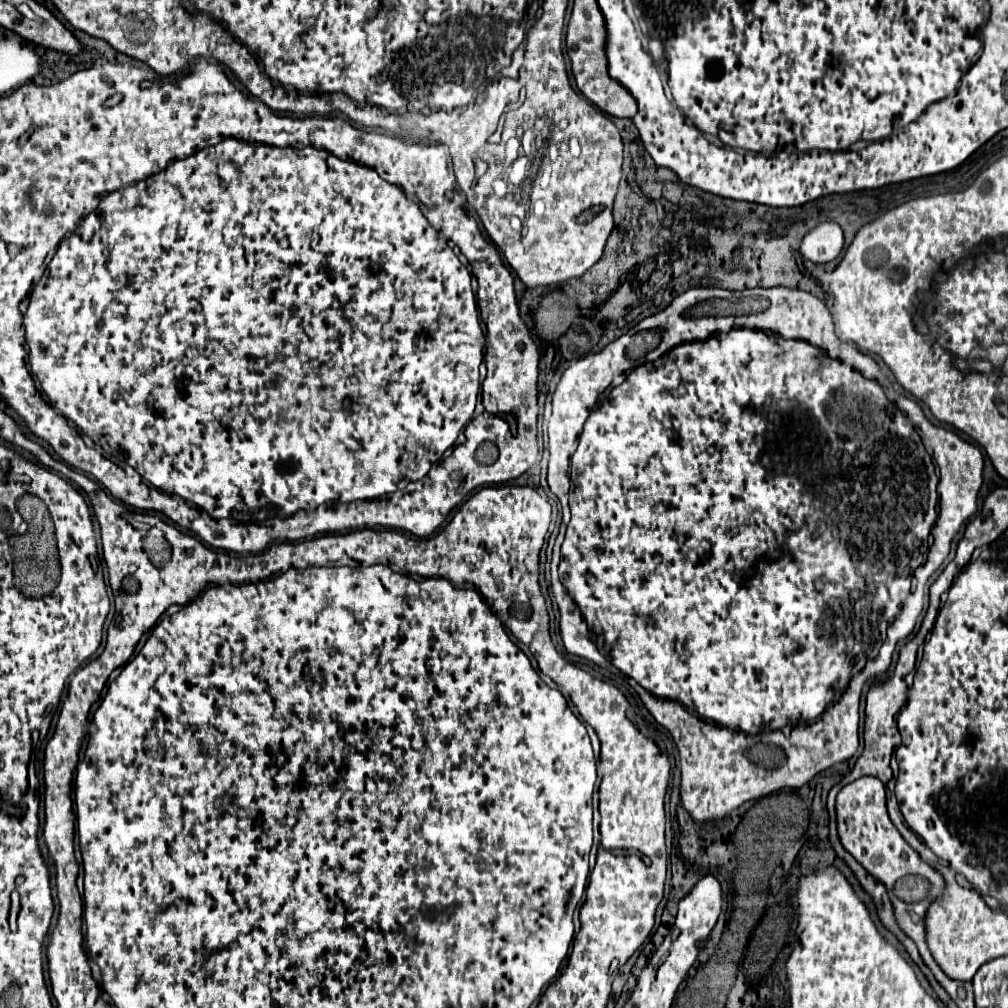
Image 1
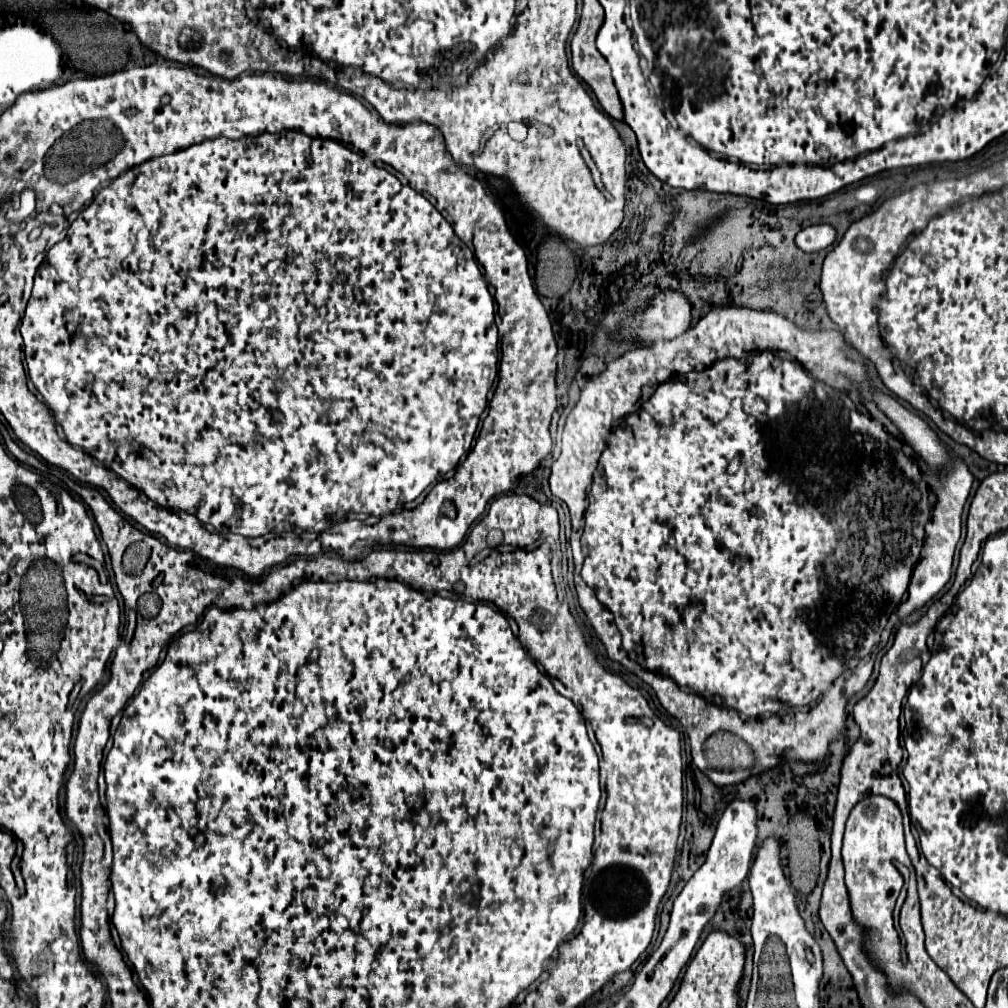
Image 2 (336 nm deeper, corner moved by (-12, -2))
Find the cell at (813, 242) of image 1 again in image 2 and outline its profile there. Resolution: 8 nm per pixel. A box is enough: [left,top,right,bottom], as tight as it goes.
[795,224,835,252]

